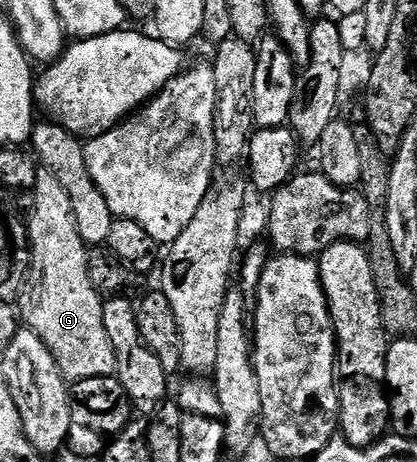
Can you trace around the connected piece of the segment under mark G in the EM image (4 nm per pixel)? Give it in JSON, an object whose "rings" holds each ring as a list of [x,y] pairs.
{"rings":[[[39,167],[36,174],[36,186],[32,190],[34,205],[28,216],[30,233],[30,268],[26,271],[26,280],[22,291],[18,293],[16,307],[25,327],[31,328],[48,346],[52,358],[56,358],[56,366],[60,374],[68,382],[84,378],[104,378],[116,373],[116,354],[112,350],[112,342],[108,339],[108,330],[104,330],[104,303],[94,283],[88,278],[88,246],[80,238],[80,230],[76,230],[76,218],[72,214],[72,202],[64,191],[64,186],[47,168]]]}

